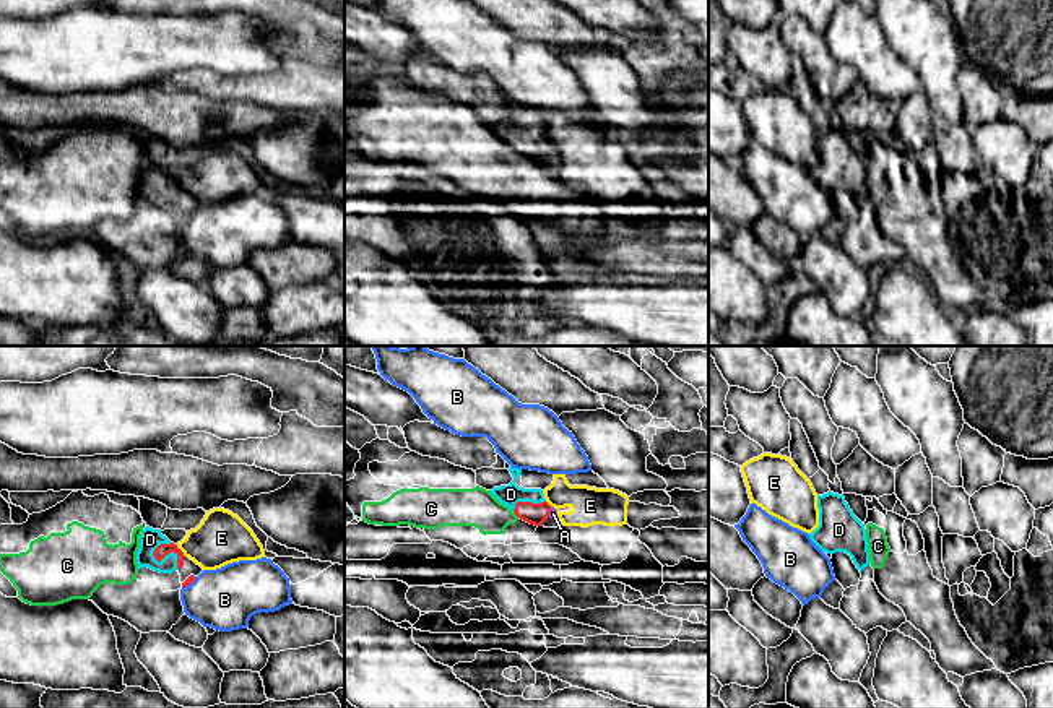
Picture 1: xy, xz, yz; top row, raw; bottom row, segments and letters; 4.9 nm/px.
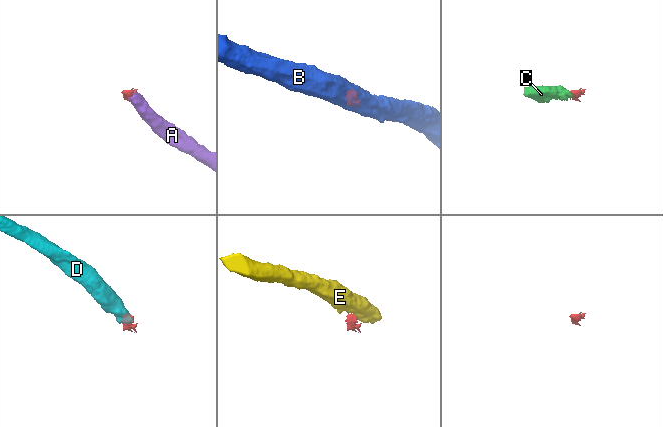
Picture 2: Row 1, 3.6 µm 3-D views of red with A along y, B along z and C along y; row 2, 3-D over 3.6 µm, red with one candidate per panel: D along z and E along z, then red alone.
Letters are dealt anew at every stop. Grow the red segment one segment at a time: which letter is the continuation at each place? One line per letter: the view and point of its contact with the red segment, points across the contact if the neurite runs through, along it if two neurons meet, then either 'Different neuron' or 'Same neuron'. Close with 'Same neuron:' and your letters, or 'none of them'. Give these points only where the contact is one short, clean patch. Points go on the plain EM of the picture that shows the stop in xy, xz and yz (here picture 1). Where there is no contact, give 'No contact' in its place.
A: Touches red at xz (550, 148). Path across: xz (535, 150), (550, 148), (553, 150). Same neuron
B: Touches red at xy (189, 220). Boundary: xy (197, 213), (182, 224). Different neuron
C: Touches red at xz (515, 150). Boundary: xz (512, 148), (517, 155). Different neuron
D: Touches red at xy (164, 192). Path across: xy (161, 187), (164, 192), (155, 194), (150, 176). Same neuron
E: Touches red at xy (181, 187). Boundary: xy (176, 181), (186, 192). Different neuron
Same neuron: A, D

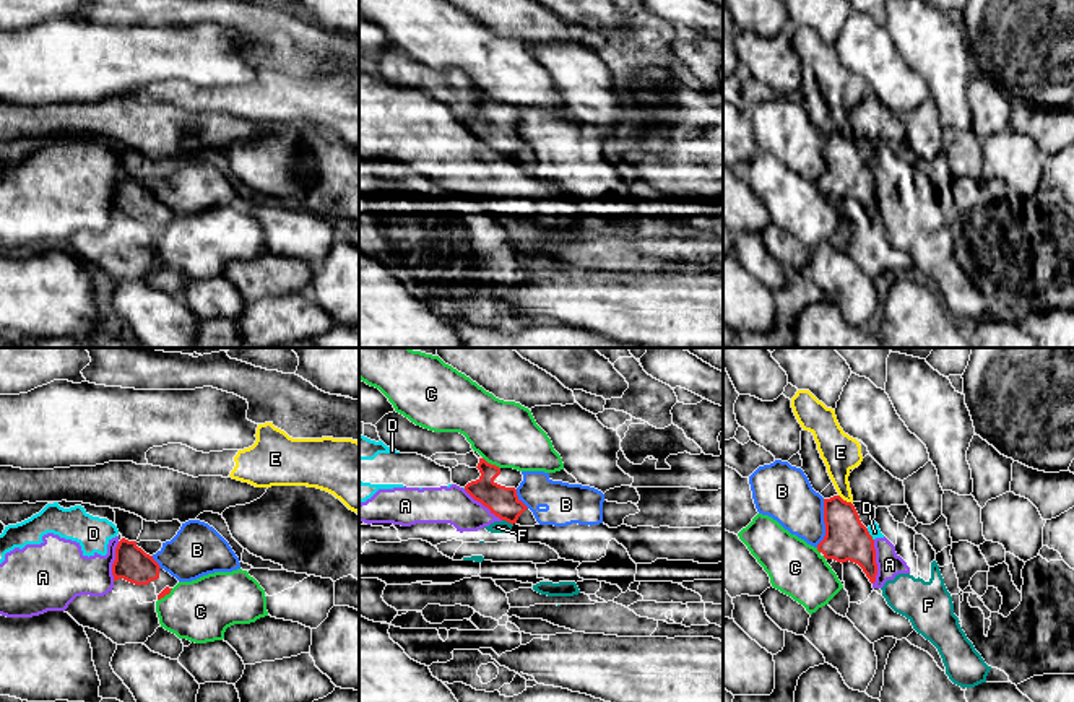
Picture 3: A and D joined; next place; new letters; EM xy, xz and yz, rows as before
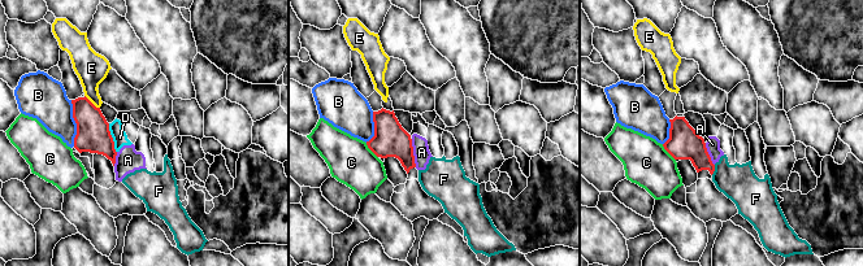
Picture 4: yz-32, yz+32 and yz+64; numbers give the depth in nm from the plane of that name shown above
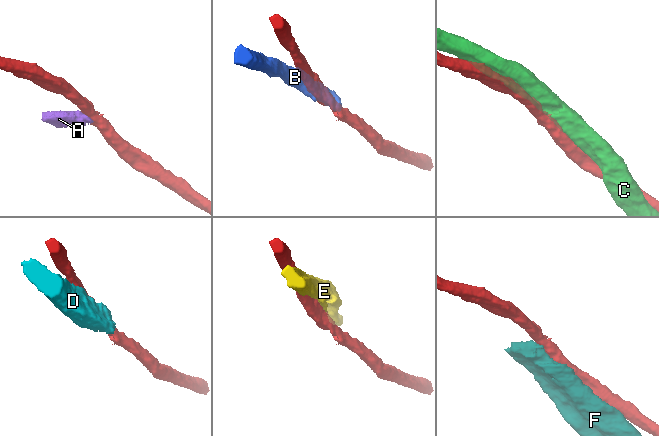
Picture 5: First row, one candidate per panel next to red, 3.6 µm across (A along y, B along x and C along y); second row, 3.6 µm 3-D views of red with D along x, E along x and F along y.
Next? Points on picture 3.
A: Touches red at yz (874, 199). Boundary: yz (874, 176), (876, 216), (873, 220). Different neuron
B: Touches red at yz (824, 158). Different neuron
C: Touches red at xz (489, 99). Different neuron
D: Touches red at yz (870, 171). Different neuron
E: Touches red at yz (845, 137). Different neuron
F: Touches red at xz (507, 156). Different neuron
Same neuron: none of them

